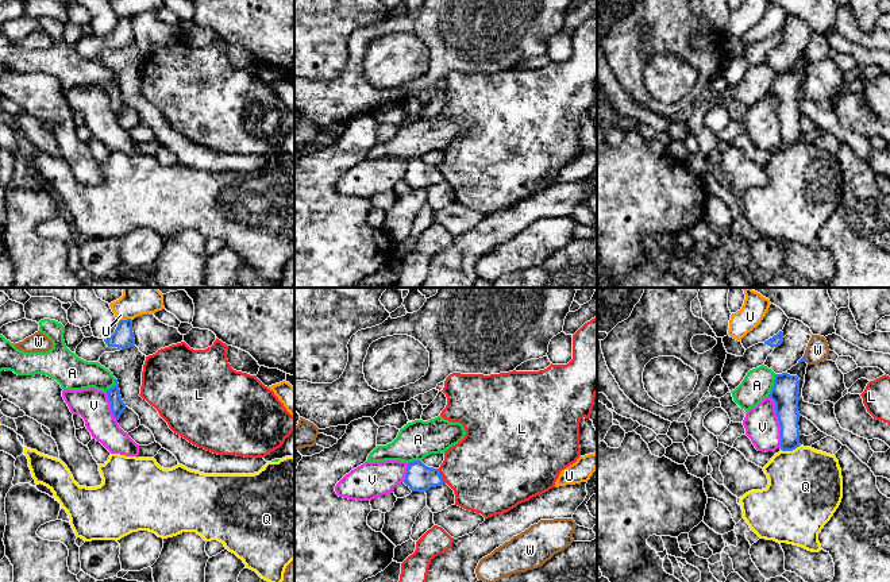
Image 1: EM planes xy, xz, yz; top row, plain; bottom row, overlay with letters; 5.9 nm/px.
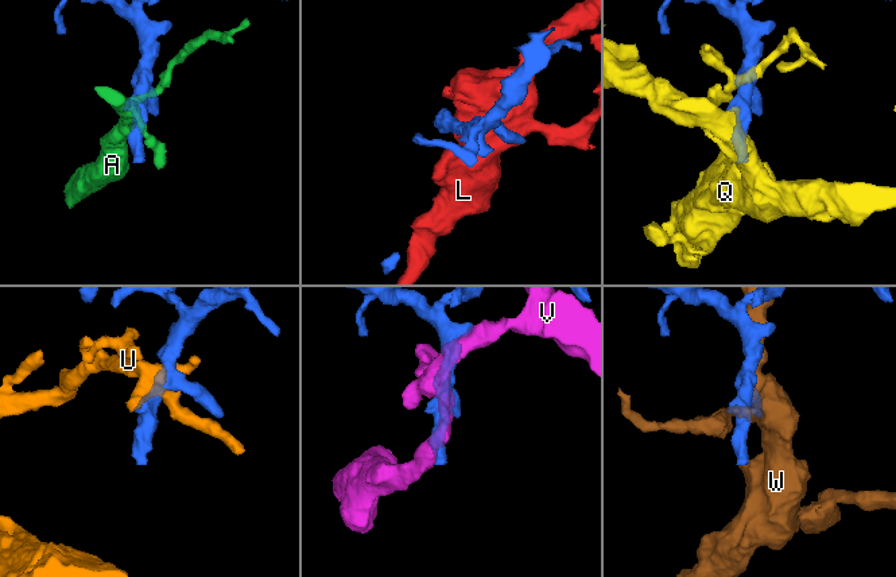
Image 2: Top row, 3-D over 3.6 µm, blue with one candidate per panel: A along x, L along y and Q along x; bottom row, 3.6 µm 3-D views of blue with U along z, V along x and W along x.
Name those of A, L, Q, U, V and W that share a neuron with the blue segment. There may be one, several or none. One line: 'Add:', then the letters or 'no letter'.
Add: Q

